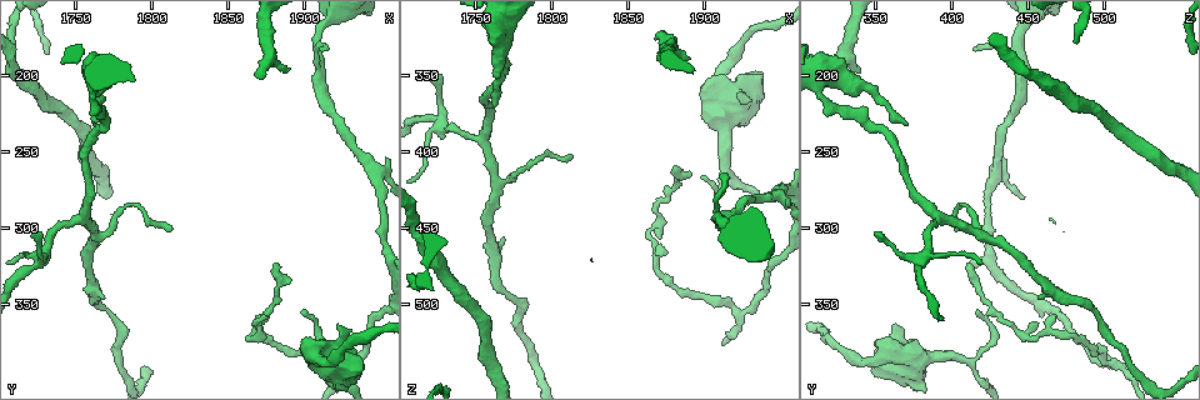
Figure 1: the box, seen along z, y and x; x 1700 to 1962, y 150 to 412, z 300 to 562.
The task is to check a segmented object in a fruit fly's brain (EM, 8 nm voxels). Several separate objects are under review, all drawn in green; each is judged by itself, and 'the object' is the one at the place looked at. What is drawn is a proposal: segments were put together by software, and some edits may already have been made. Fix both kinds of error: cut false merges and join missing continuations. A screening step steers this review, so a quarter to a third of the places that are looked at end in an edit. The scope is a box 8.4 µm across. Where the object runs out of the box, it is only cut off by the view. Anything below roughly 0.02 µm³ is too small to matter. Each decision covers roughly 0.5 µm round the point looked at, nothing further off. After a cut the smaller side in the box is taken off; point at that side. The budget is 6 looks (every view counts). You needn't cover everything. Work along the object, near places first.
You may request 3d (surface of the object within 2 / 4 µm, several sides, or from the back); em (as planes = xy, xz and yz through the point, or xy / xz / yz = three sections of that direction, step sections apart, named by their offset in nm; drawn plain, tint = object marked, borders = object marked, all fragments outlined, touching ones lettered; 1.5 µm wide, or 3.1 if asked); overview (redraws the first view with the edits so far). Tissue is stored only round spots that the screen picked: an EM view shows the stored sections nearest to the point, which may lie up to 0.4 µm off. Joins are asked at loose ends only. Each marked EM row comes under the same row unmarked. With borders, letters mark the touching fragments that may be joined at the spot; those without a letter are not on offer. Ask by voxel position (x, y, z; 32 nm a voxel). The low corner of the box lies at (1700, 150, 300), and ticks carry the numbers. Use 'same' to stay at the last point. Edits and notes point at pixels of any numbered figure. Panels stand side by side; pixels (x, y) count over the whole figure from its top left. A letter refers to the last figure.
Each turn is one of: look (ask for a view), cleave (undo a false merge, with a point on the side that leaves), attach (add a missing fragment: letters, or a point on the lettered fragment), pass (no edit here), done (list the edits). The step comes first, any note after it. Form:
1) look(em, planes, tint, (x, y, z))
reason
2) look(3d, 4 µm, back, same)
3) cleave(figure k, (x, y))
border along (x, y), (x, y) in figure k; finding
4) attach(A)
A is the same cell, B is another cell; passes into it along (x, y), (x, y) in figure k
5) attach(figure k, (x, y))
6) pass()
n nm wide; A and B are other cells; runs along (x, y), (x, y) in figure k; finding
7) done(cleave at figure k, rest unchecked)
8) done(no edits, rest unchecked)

look(em, xy, step 8, borders, (1890, 196, 338))
free end

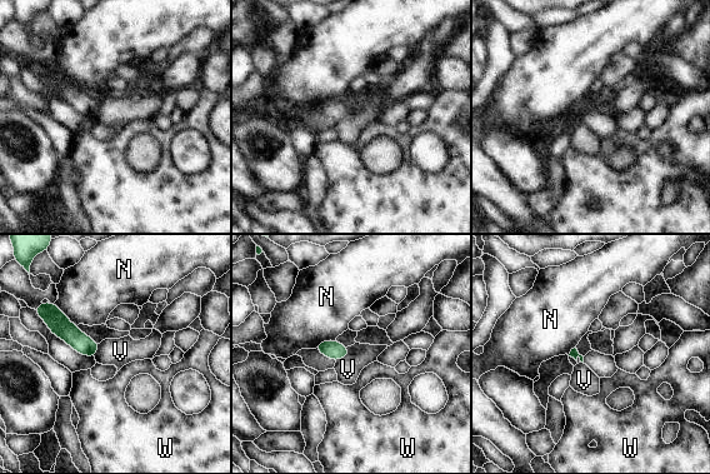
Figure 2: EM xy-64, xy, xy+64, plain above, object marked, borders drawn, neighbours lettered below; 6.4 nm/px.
pass()
N, V and W are other cells; border along (348, 347), (349, 353), (336, 362) in figure 2; none of them fits

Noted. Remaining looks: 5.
look(em, planes, tint, (1914, 184, 414))

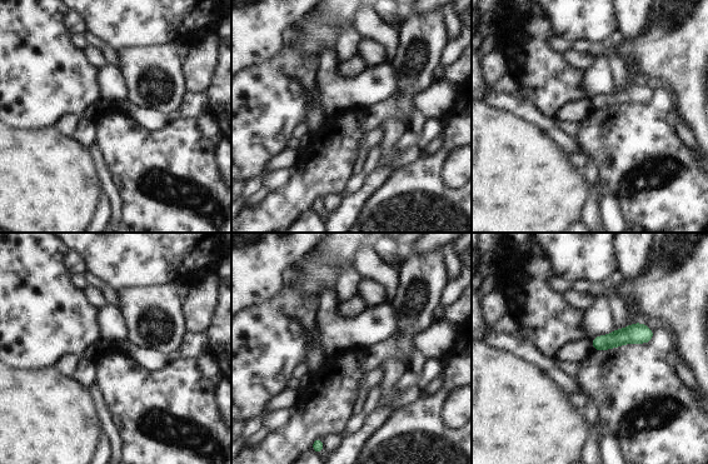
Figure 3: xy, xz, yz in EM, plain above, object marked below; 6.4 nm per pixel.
look(em, planes, borders, same)

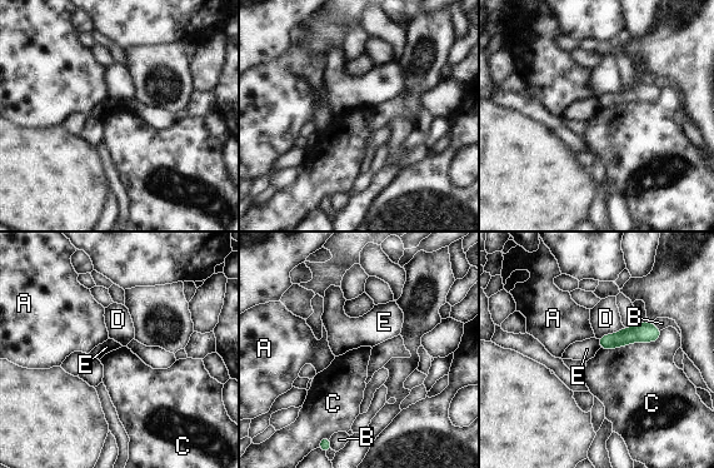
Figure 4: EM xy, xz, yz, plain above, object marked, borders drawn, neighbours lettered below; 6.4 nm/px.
pass()
A, B, C, D and E are other cells; border along (662, 330), (657, 340), (599, 349) in figure 4; no lettered fragment goes on from it

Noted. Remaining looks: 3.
look(em, planes, borders, (1764, 306, 418))
arms part here

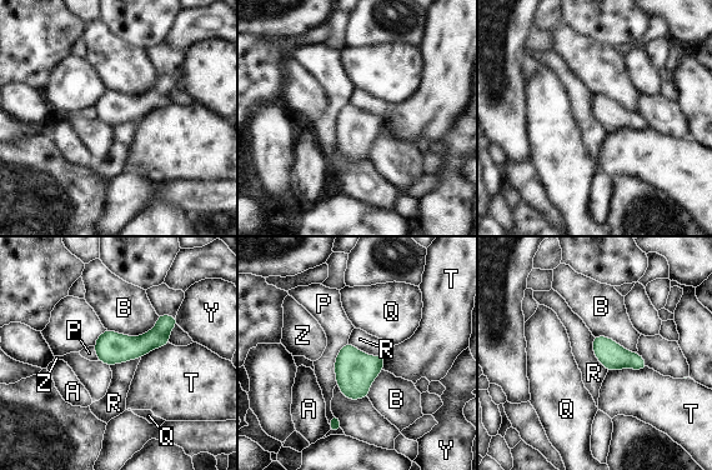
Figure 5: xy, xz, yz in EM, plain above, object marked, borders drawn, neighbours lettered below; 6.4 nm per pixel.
pass()
A, B, P, Q, R, T, Y and Z are other cells; one cell here

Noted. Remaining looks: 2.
done(no edits, rest unchecked)

